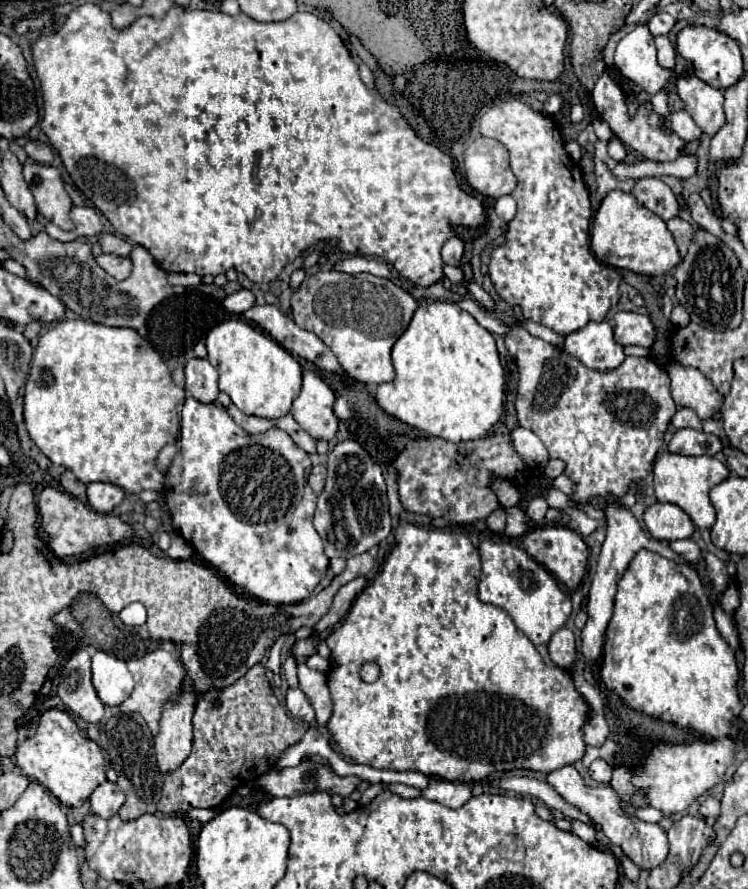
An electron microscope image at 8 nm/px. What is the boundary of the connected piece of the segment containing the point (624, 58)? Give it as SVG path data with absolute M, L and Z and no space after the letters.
M645 25L627 33L615 51L615 67L633 83L641 85L649 95L663 91L671 79L671 71L657 63L655 37Z

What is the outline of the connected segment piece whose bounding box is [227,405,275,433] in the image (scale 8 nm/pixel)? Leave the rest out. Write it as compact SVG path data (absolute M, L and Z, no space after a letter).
M231 405L229 409L229 415L233 417L233 421L237 425L241 425L247 433L265 433L267 429L271 429L275 425L273 419L263 419L263 417L255 417L255 415L245 415L241 413L235 405Z

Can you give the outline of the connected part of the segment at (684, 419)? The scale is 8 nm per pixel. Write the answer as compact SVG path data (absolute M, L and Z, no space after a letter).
M681 407L677 409L675 417L671 419L671 423L677 427L677 429L683 429L683 427L691 427L691 429L701 429L701 419L697 417L695 411L689 411L689 407Z

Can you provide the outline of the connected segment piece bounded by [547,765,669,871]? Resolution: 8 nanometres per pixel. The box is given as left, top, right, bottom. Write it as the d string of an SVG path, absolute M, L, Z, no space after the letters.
M565 765L557 771L551 771L547 775L547 781L559 791L559 795L579 807L581 811L585 811L595 823L599 823L603 827L603 833L607 835L607 839L611 841L611 845L619 847L623 851L625 857L629 857L637 867L639 871L647 869L651 871L653 867L661 865L667 857L667 851L669 851L669 845L667 845L667 835L665 831L657 825L657 823L645 823L645 821L639 821L635 817L627 817L623 811L621 811L621 805L619 805L619 795L617 791L611 787L611 785L595 785L595 787L587 787L581 779L581 775L575 771L573 765Z

